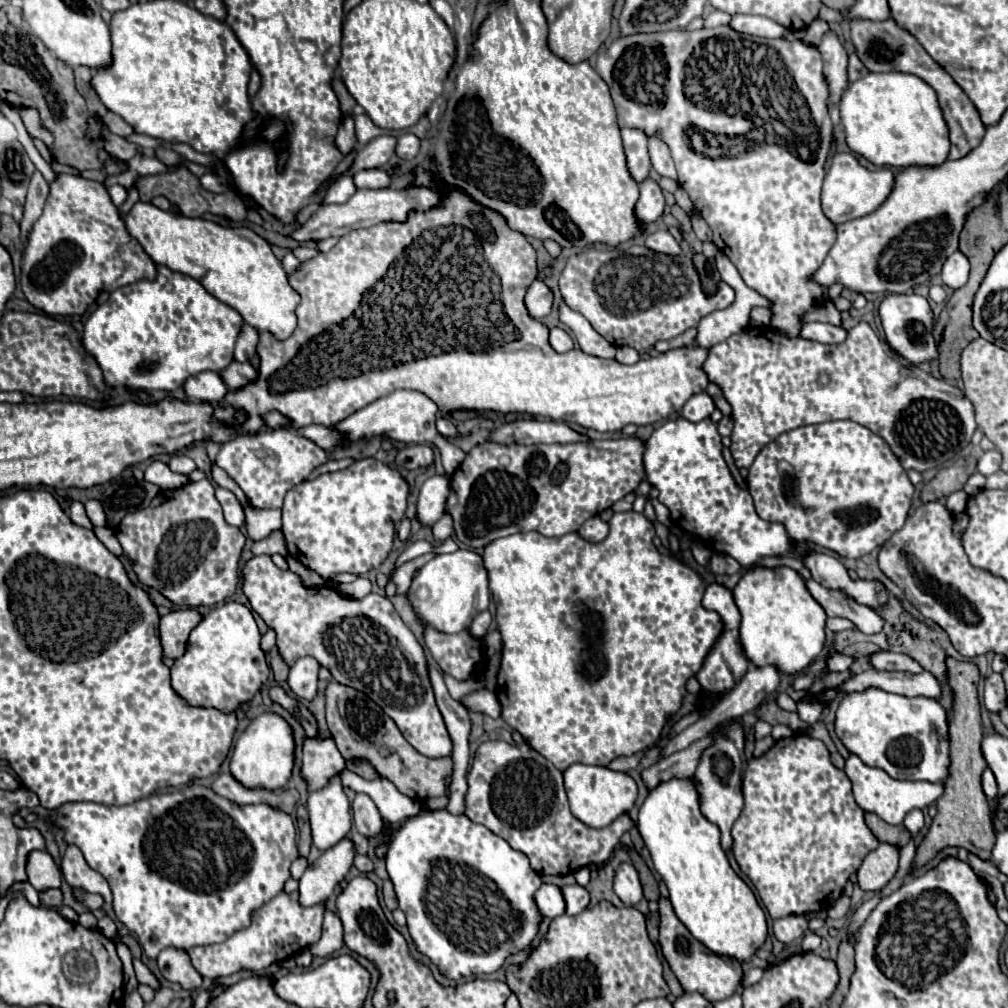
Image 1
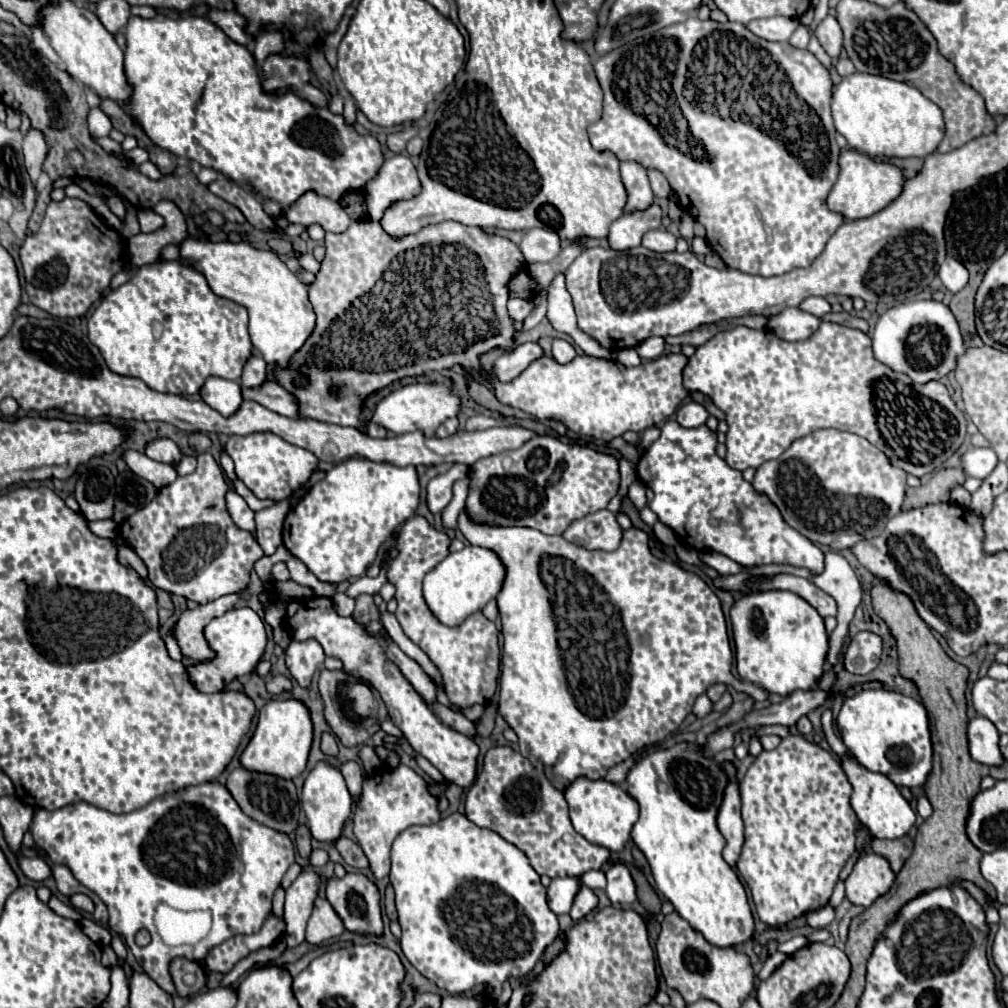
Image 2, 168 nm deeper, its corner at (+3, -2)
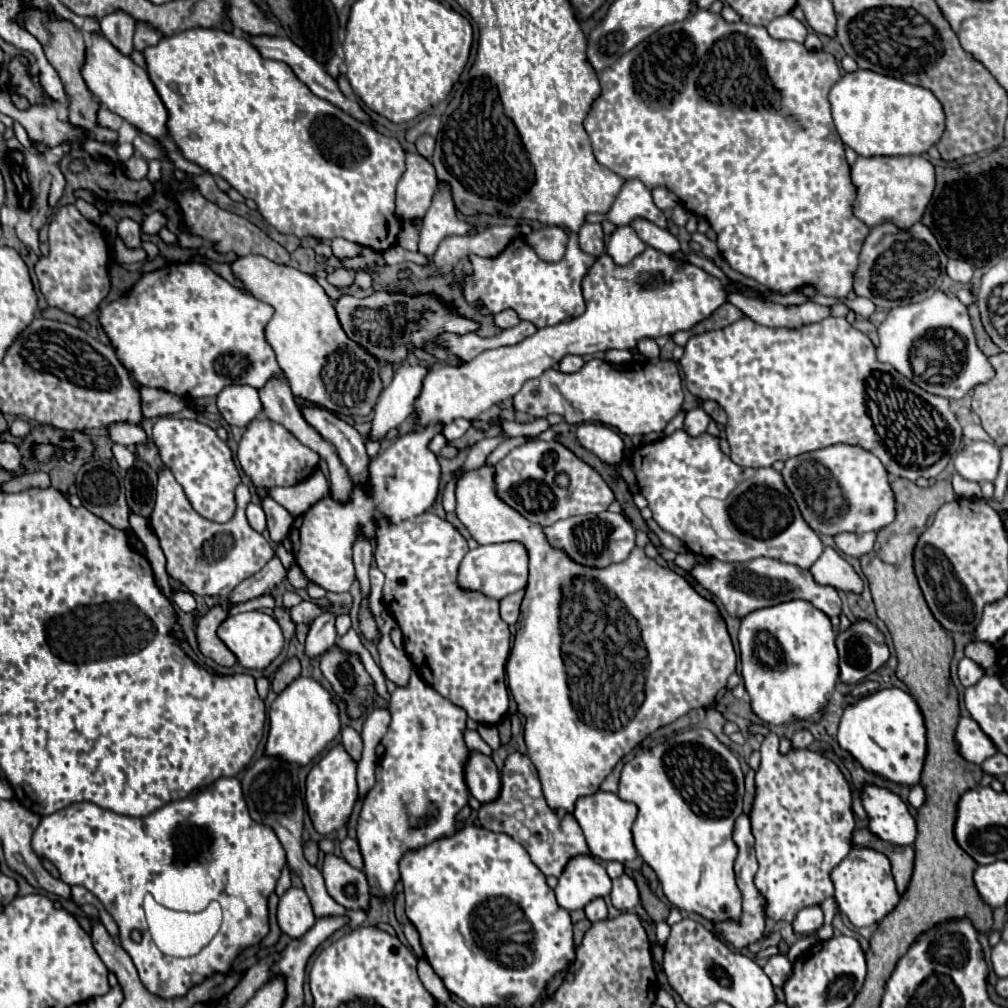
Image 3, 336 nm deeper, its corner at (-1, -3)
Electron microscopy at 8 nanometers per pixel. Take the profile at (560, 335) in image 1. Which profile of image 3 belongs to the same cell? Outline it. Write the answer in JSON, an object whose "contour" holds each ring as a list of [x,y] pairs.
{"contour":[[[566,355],[560,361],[560,371],[562,373],[576,373],[582,365],[584,365],[584,359],[582,357],[578,357],[578,355]]]}

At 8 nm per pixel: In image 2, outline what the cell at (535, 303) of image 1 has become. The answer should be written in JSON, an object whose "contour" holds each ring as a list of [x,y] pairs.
{"contour":[[[510,298],[508,300],[508,314],[510,318],[520,326],[524,322],[524,318],[534,310],[534,298],[532,302],[528,302],[526,298]]]}

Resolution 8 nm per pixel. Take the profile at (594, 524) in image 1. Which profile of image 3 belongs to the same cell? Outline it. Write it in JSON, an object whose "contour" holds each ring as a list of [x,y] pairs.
{"contour":[[[596,513],[596,515],[574,515],[542,527],[550,547],[562,549],[572,561],[586,567],[608,567],[624,561],[636,547],[636,531],[622,513]]]}

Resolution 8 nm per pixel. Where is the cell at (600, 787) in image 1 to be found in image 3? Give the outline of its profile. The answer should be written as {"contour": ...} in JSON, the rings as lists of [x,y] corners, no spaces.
{"contour":[[[598,791],[590,797],[580,797],[574,809],[574,817],[580,825],[580,829],[584,831],[588,849],[592,855],[600,857],[602,861],[632,861],[636,859],[636,847],[632,843],[632,823],[636,819],[638,807],[634,803],[622,801],[616,793],[606,793],[606,791]]]}

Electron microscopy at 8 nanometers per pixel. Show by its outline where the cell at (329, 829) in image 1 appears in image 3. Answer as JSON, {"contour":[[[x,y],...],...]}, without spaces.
{"contour":[[[338,743],[310,769],[310,773],[306,777],[306,807],[308,807],[308,815],[314,823],[314,829],[320,835],[328,835],[328,833],[340,829],[348,821],[348,817],[354,809],[354,803],[358,799],[356,767],[358,767],[358,763],[344,751],[344,745]]]}

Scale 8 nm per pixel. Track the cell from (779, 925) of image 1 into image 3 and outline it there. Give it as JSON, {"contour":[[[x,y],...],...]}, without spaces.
{"contour":[[[774,955],[768,959],[764,971],[776,987],[782,987],[792,973],[792,961],[786,955]]]}

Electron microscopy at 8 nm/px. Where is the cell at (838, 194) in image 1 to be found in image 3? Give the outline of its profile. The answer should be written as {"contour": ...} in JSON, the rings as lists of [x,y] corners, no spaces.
{"contour":[[[858,157],[852,165],[852,181],[858,187],[854,201],[854,215],[868,227],[876,227],[884,221],[894,223],[900,229],[908,229],[922,221],[922,215],[932,199],[936,173],[934,165],[926,157]]]}

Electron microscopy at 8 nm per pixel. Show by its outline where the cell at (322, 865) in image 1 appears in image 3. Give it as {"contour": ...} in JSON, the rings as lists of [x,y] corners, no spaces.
{"contour":[[[296,887],[288,889],[280,897],[276,917],[278,917],[280,931],[286,933],[292,939],[302,937],[316,921],[306,891],[304,889],[296,889]]]}

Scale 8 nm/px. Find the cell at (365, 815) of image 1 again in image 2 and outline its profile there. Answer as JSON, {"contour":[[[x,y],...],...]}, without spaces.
{"contour":[[[344,762],[342,764],[342,774],[344,774],[344,780],[346,780],[346,786],[348,786],[348,792],[352,794],[354,802],[358,804],[360,802],[360,794],[362,794],[362,782],[364,782],[364,776],[362,776],[362,768],[358,762]]]}

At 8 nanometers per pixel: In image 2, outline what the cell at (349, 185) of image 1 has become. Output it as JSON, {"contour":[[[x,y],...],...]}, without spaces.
{"contour":[[[350,190],[350,192],[346,192],[346,194],[342,194],[342,198],[338,200],[338,204],[346,210],[346,214],[352,218],[352,220],[364,220],[364,218],[368,218],[366,214],[368,214],[368,210],[366,210],[366,200],[362,198],[362,194],[360,192],[356,192],[356,190]]]}

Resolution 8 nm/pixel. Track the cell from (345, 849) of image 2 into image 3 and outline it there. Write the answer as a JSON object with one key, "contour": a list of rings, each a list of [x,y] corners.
{"contour":[[[346,837],[342,843],[340,843],[340,851],[342,851],[342,857],[356,869],[362,869],[364,867],[364,861],[362,861],[362,855],[360,855],[360,847],[356,843],[356,839],[350,839]]]}

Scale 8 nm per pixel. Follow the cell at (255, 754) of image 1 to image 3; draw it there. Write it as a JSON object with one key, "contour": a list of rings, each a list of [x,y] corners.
{"contour":[[[296,677],[270,705],[270,733],[266,743],[266,755],[282,757],[290,763],[310,763],[338,733],[340,733],[340,711],[332,699],[328,687],[314,677]]]}

